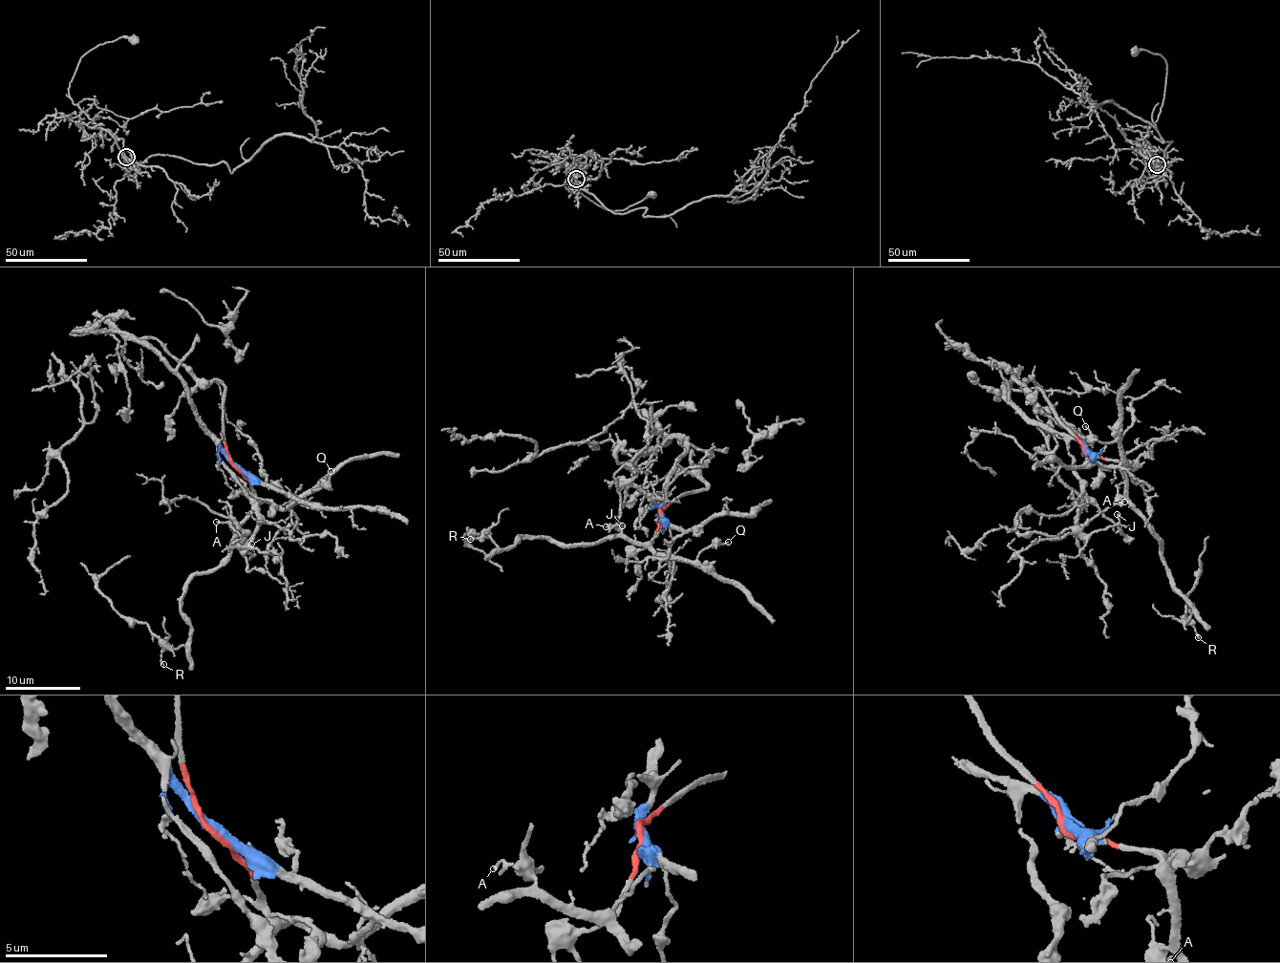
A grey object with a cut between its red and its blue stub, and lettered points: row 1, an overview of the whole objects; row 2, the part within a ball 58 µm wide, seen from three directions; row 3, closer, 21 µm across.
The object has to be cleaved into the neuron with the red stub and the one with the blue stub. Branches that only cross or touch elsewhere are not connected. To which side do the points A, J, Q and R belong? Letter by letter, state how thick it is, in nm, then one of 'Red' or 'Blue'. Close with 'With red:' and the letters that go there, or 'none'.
A: Thickness 160 nm. Red
J: Thickness 120 nm. Blue
Q: Thickness 130 nm. Red
R: Thickness 140 nm. Red
With red: A, Q, R

